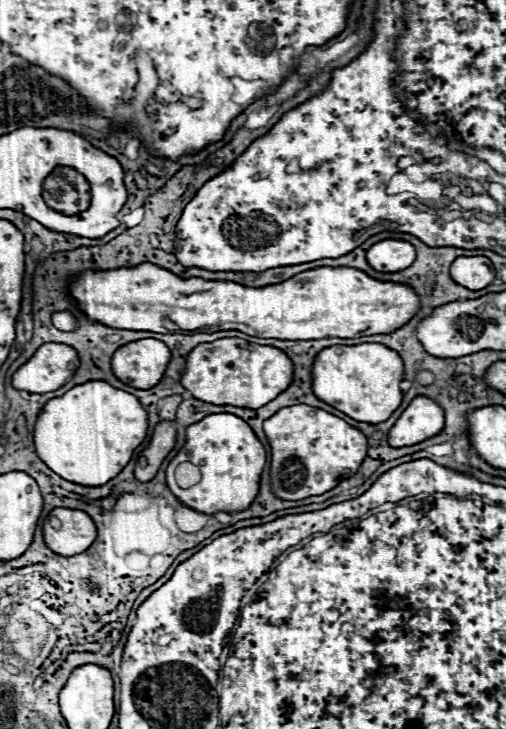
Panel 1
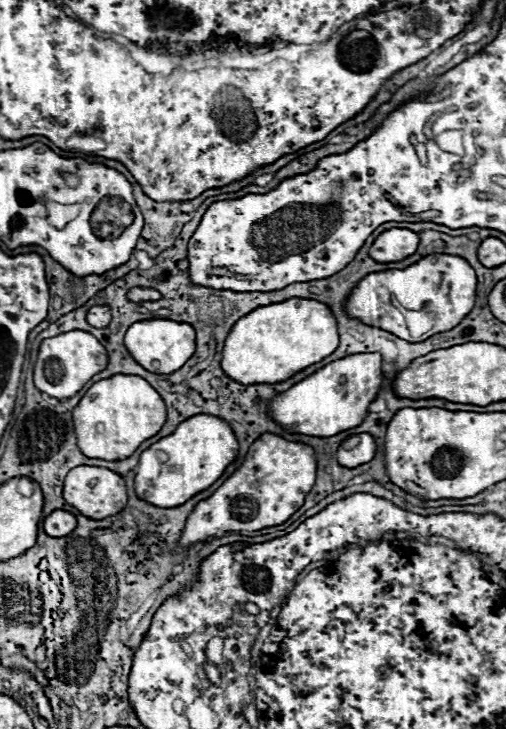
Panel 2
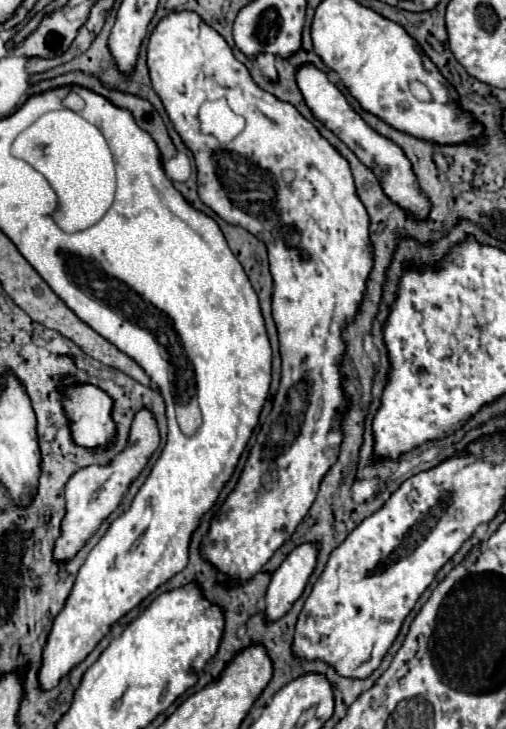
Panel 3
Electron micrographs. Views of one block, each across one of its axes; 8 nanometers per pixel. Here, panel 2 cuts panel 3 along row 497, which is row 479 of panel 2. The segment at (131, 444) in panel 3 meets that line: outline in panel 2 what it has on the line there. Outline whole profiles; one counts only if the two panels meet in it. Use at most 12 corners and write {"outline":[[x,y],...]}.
{"outline":[[76,466],[64,500],[92,520],[118,514],[126,502],[120,474]]}

